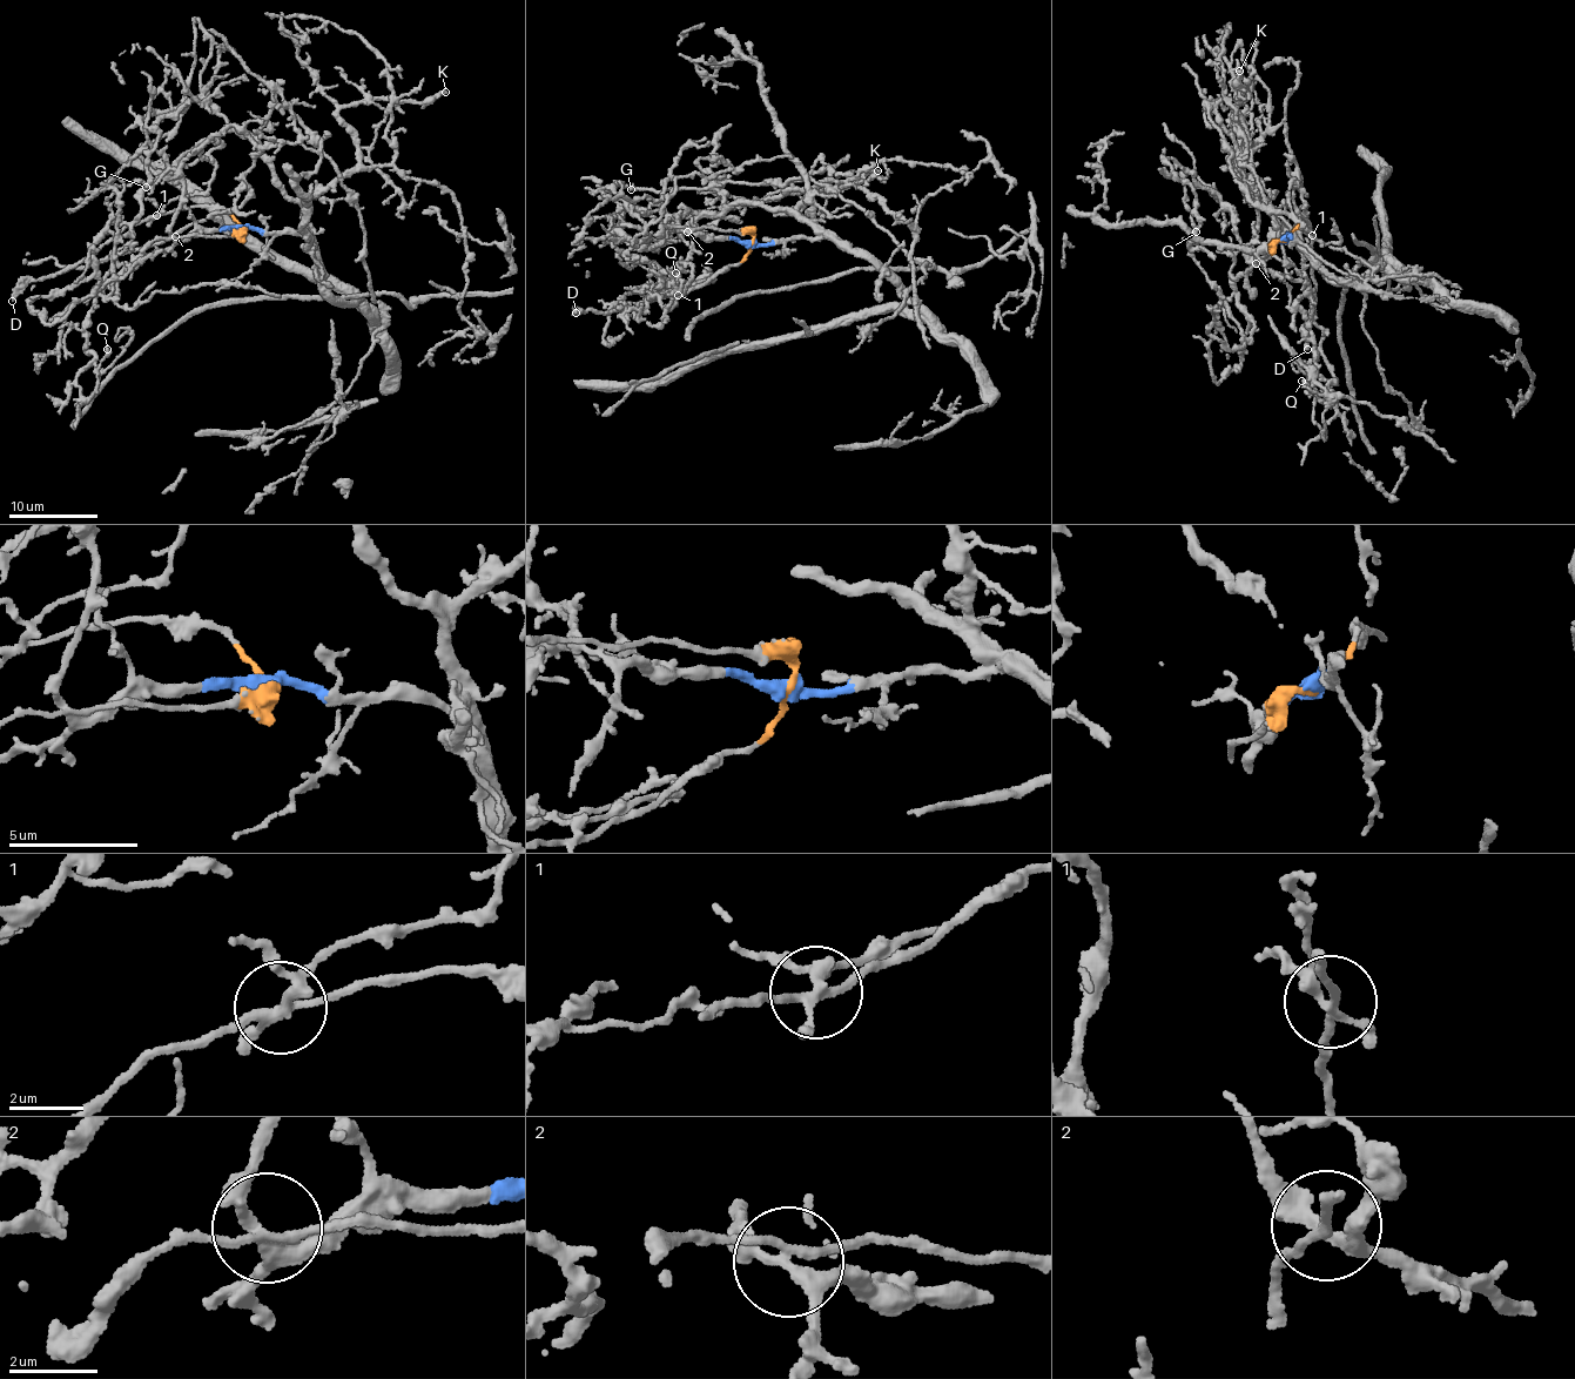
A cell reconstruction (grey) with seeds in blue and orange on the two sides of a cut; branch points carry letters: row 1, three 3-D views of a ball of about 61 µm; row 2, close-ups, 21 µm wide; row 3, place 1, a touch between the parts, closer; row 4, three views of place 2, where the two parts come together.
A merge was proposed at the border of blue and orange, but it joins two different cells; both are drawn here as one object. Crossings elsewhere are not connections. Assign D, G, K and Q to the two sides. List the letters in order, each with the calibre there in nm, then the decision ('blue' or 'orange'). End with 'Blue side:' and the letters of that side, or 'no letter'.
D: 320 nm | orange
G: 240 nm | blue
K: 320 nm | blue
Q: 360 nm | blue
Blue side: G, K, Q

